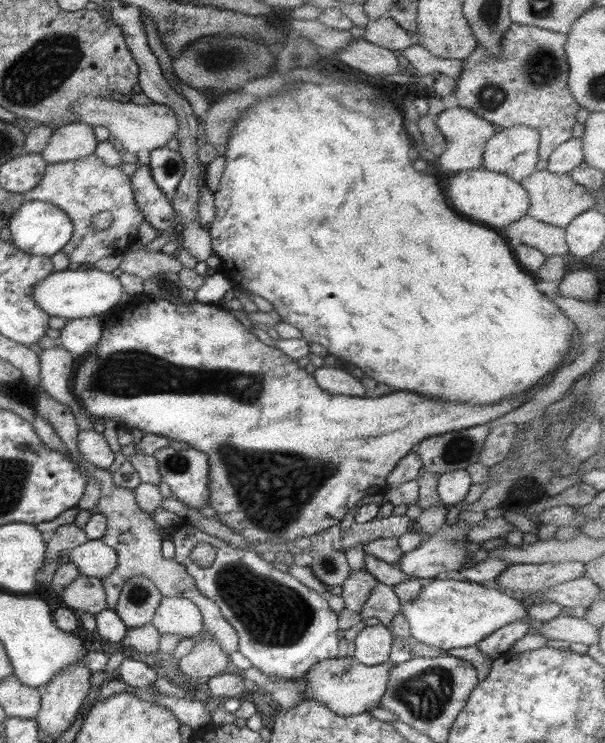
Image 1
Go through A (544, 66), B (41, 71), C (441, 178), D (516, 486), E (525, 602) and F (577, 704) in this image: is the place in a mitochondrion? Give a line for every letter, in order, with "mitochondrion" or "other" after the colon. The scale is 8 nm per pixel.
A: mitochondrion
B: mitochondrion
C: other
D: other
E: other
F: other

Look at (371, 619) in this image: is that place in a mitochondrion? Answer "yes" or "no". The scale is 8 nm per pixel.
no

